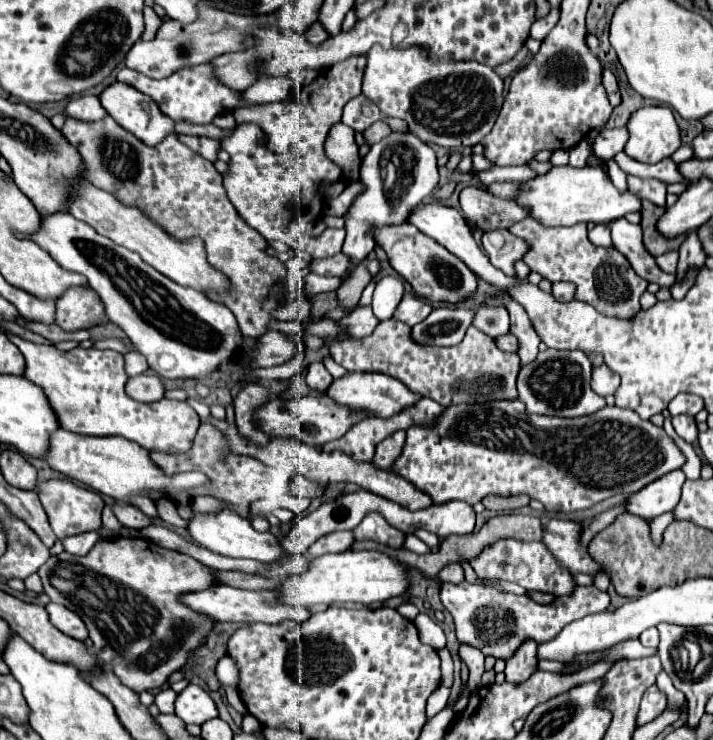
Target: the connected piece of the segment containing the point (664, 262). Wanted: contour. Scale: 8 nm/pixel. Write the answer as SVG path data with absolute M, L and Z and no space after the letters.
M669 251L669 253L665 253L665 255L655 257L657 265L659 265L665 273L677 273L677 259L679 259L679 253L677 253L677 251Z

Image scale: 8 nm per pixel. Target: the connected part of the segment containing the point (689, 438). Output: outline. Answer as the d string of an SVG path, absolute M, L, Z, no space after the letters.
M679 415L679 417L673 417L673 427L677 431L677 435L687 441L687 443L693 443L697 441L697 423L691 415Z

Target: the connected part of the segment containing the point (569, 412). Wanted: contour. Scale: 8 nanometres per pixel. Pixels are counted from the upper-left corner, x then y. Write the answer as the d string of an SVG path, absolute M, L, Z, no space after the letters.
M547 349L545 353L539 353L535 361L527 363L527 367L519 371L519 377L517 377L519 399L525 403L527 413L553 415L553 417L591 415L605 407L605 399L595 395L589 385L591 371L593 371L593 365L581 351Z

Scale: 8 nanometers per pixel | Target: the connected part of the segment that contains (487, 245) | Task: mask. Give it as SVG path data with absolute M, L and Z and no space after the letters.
M495 229L483 233L483 249L491 263L501 269L505 275L515 275L513 263L527 253L523 239L511 235L507 229Z

